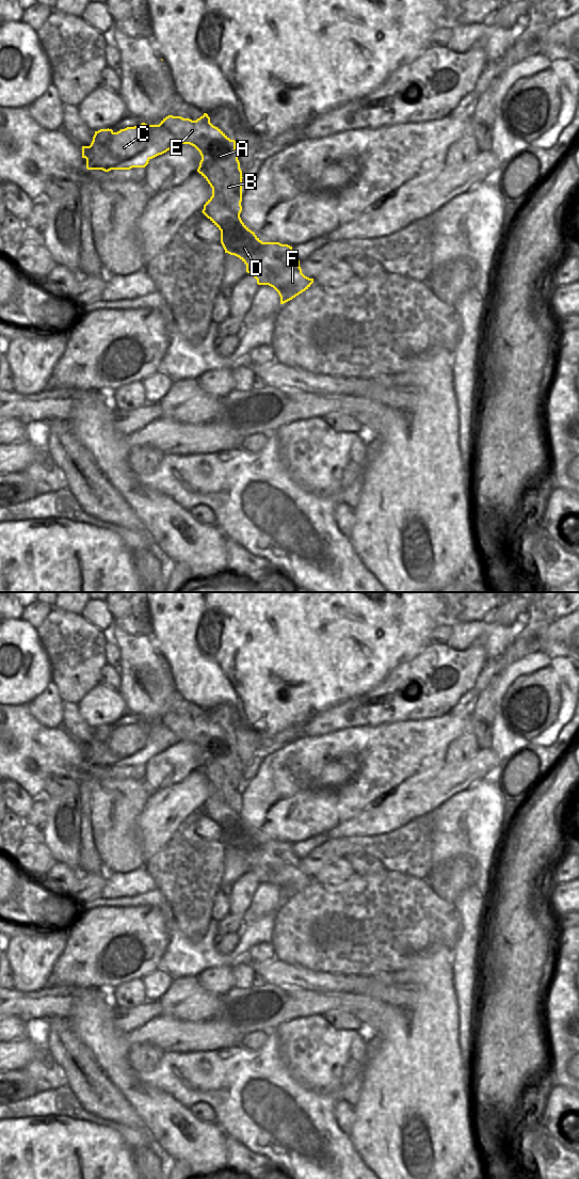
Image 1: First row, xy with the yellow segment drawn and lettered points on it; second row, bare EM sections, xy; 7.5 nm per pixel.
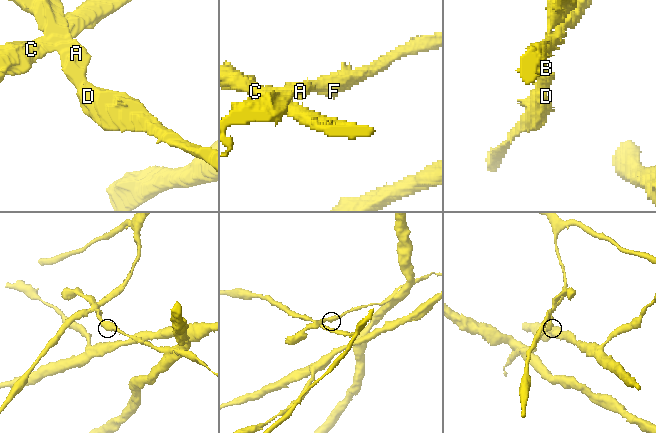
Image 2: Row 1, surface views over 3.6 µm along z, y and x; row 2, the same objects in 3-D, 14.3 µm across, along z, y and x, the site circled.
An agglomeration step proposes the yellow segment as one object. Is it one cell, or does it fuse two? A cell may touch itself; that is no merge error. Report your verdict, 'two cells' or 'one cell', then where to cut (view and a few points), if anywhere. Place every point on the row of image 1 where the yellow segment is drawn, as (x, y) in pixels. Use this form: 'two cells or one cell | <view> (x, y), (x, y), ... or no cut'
two cells | xy (158, 125), (171, 130), (180, 143)

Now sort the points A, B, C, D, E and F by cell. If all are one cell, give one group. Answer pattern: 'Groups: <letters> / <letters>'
Groups: A B D E F / C

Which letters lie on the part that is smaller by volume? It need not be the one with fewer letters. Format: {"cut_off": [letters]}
{"cut_off": ["A", "B", "D", "E", "F"]}

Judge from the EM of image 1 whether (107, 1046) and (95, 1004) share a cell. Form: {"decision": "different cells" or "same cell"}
{"decision": "same cell"}

